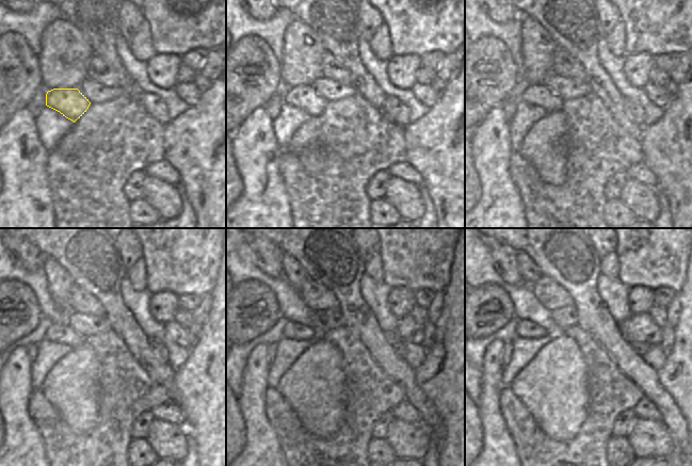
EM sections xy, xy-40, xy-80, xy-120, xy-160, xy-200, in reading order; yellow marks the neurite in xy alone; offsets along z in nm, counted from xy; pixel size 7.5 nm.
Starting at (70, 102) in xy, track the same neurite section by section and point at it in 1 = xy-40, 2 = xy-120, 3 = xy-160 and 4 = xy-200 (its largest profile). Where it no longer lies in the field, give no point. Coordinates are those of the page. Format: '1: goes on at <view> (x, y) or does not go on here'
1: goes on at xy-40 (304, 96)
2: goes on at xy-120 (63, 334)
3: goes on at xy-160 (292, 331)
4: goes on at xy-200 (525, 328)

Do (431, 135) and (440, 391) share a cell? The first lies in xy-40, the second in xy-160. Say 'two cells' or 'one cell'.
one cell

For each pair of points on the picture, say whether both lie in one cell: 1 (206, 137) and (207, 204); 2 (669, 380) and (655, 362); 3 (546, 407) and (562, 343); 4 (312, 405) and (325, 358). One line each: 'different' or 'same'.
1: same
2: different
3: same
4: same

